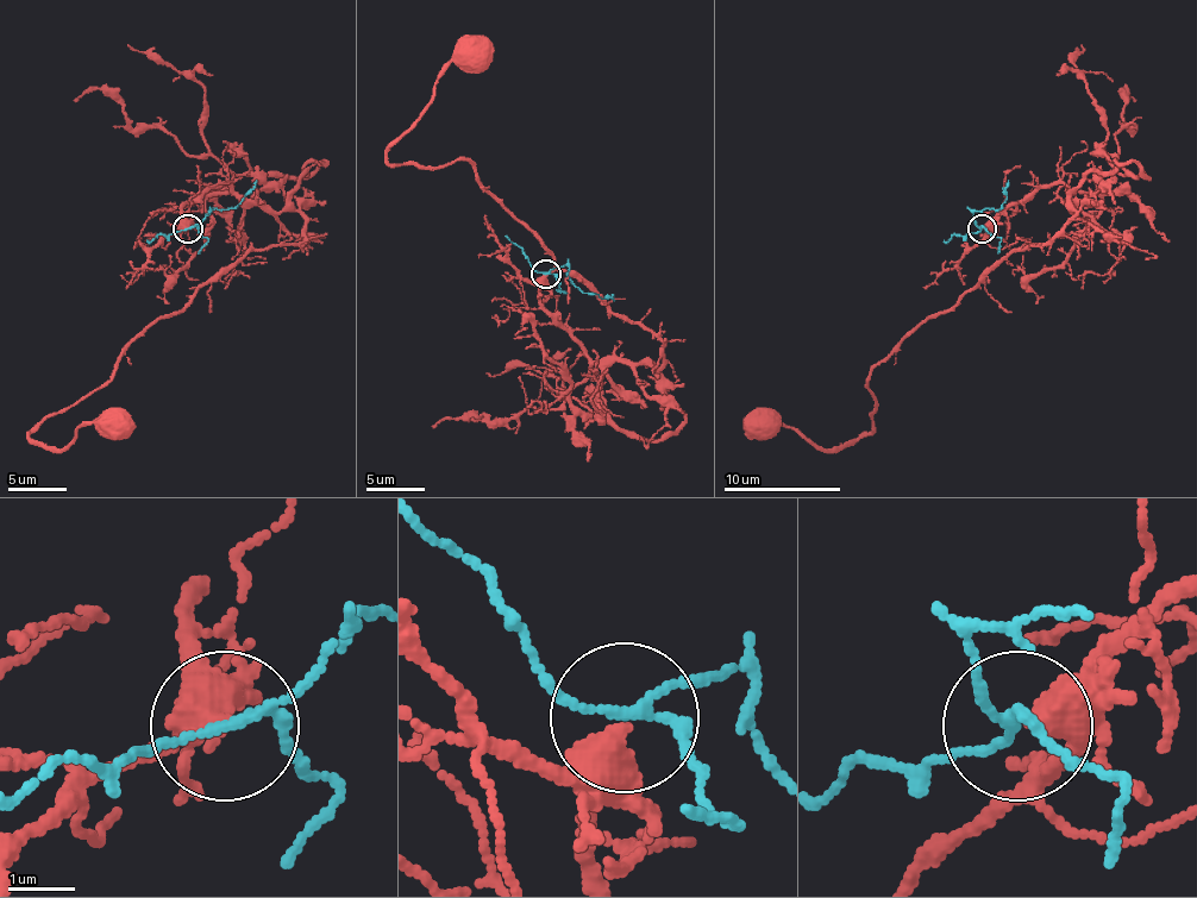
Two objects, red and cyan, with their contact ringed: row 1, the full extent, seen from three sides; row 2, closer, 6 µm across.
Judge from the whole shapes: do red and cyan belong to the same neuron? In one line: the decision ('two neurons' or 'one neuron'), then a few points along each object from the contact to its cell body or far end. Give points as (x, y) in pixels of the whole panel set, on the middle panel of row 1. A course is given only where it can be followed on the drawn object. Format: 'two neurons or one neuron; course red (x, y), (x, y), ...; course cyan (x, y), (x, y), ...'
one neuron; course red (545, 275), (543, 307), (586, 353), (662, 365), (662, 341), (565, 275), (472, 163), (387, 161), (472, 55); course cyan (545, 275), (565, 265), (569, 277), (583, 291), (595, 291), (615, 301)

